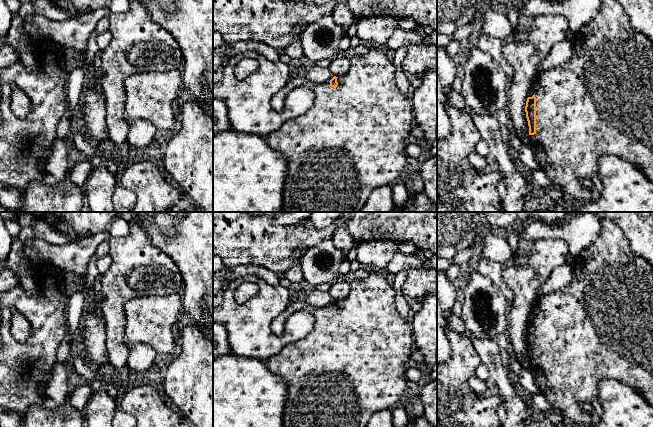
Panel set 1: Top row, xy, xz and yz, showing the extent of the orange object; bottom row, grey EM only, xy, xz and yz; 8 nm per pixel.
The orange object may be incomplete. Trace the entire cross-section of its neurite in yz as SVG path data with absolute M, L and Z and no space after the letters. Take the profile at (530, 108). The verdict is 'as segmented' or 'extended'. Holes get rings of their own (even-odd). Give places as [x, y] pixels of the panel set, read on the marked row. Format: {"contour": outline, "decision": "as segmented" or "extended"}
{"contour": "M601 0L599 12L574 34L571 43L573 47L571 59L558 67L539 72L528 92L525 112L529 126L530 147L536 155L539 167L553 183L559 185L579 203L591 202L601 194L603 186L599 177L599 159L604 155L615 155L634 164L653 182L653 42L632 28L630 19L616 0ZM581 179L589 179L593 188L591 190L584 188L580 183Z", "decision": "extended"}

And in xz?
{"contour": "M371 47L370 51L364 56L355 56L351 59L351 67L349 71L342 76L334 76L327 83L312 83L308 81L303 73L295 78L291 78L272 98L271 106L275 110L283 110L287 96L299 87L310 89L315 100L312 107L305 113L287 119L278 129L267 135L268 145L281 152L287 161L288 169L283 188L283 206L282 212L358 212L366 203L370 193L382 186L391 186L397 182L406 165L406 155L404 153L406 143L404 139L410 135L410 130L414 126L413 105L410 95L403 94L397 86L395 80L396 66L393 60L390 60L381 49Z", "decision": "extended"}

